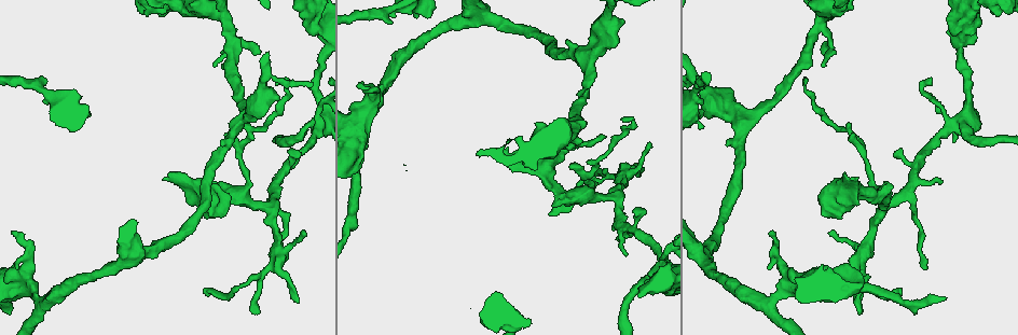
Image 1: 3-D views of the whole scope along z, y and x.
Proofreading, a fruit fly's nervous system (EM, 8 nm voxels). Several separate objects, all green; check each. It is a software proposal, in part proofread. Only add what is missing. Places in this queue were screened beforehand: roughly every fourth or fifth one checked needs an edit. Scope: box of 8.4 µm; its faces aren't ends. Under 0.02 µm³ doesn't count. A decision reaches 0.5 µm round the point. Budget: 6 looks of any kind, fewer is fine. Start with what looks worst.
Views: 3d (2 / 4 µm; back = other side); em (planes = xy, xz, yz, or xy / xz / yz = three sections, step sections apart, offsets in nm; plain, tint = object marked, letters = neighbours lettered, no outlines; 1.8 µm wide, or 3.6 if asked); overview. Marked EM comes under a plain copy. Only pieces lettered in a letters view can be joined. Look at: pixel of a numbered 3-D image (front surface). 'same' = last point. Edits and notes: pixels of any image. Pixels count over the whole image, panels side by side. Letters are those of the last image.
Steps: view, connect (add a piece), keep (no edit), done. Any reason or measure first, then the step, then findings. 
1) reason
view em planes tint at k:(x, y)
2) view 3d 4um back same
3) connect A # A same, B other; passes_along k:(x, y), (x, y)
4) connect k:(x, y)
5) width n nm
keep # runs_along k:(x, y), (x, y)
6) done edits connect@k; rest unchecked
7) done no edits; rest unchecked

view 3d 2um at 1:(816, 29)

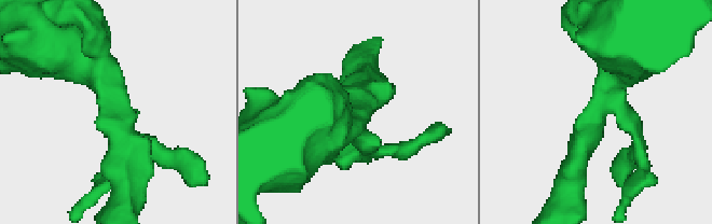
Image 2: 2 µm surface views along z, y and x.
view em planes letters at 2:(358, 111)

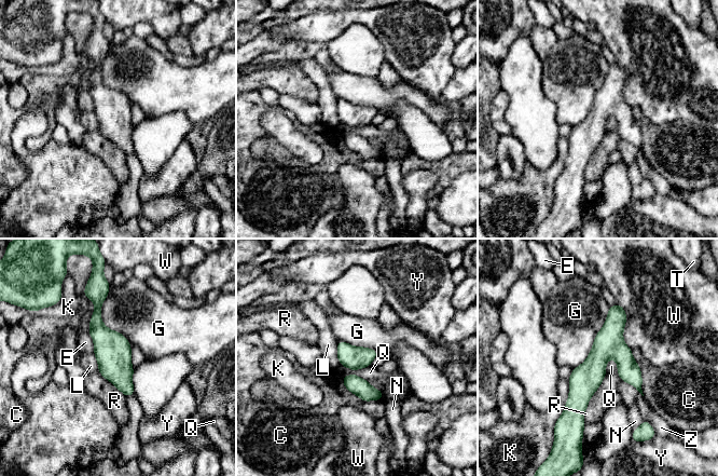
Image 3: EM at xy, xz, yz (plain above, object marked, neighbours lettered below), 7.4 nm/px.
width 180 nm
keep # C other, E other, G other, K other, L other, N other, Q other, R other, T other, W other, Y other, Z other; runs_along 3:(617, 307), (576, 420); none of them fits

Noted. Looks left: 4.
thick turns thin
view 3d 2um back at 1:(862, 289)

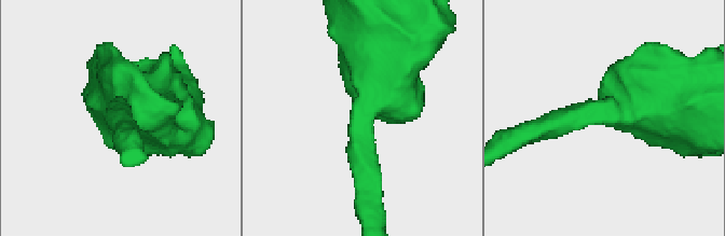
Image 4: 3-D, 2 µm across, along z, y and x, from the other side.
arm_widths 200, 500 nm; need the tissue
view em planes letters at 4:(362, 123)

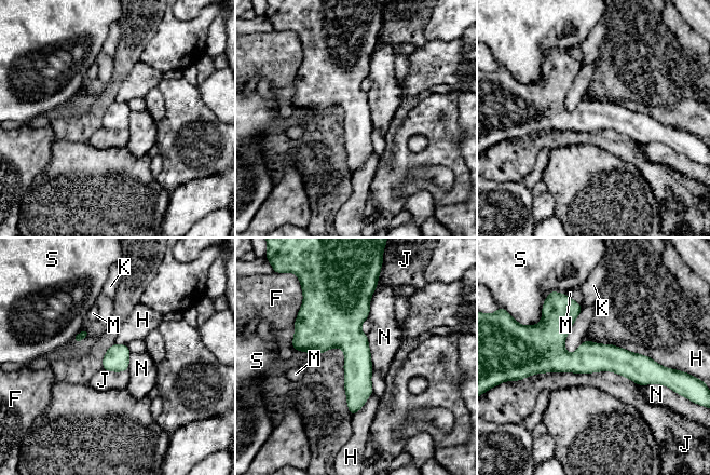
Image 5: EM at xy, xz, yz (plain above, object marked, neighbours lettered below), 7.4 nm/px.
width 190 nm
keep # F other, H other, J other, K other, M other, N other, S other; runs_along 5:(533, 353), (661, 370); none of them fits

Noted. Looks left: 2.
tapers out
view 3d 4um at 1:(569, 168)

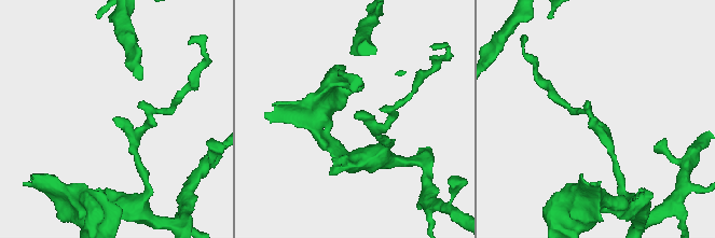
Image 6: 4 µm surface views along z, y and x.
view em 3.6um planes letters at 6:(356, 116)

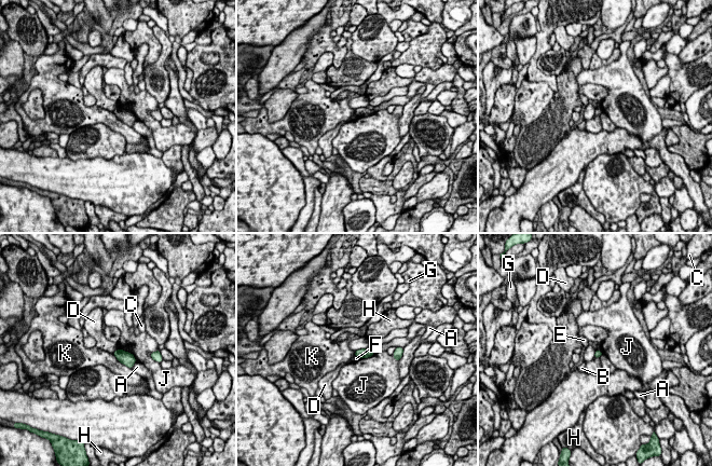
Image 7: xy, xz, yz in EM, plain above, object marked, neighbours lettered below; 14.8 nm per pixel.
keep # A other, B other, C other, D other, E other, F other, G other, H other, J other, K other; no lettered piece goes on from it

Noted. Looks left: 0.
done no edits; rest unchecked

